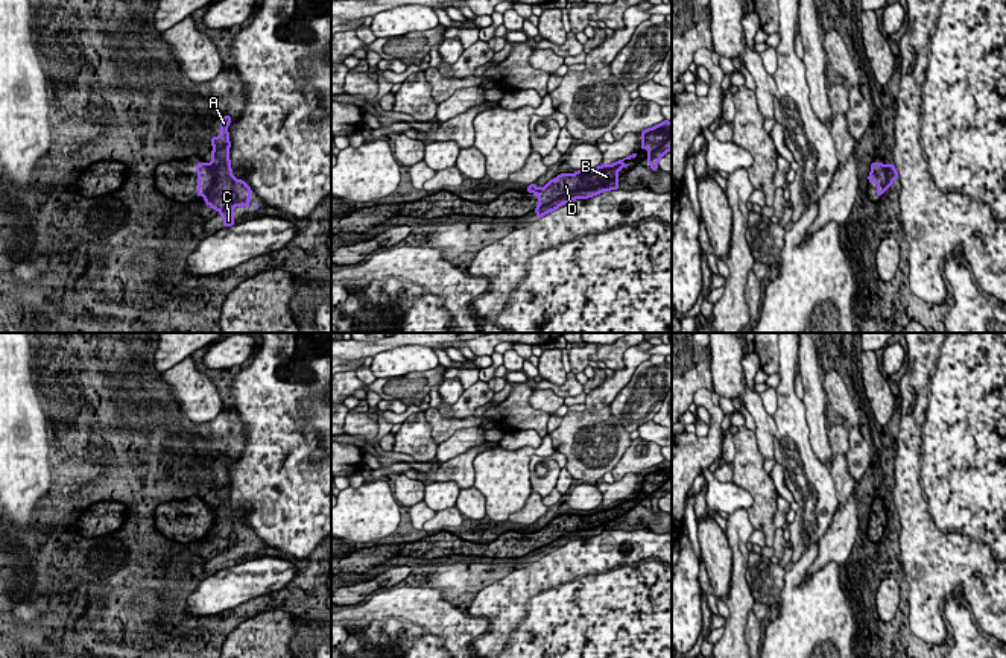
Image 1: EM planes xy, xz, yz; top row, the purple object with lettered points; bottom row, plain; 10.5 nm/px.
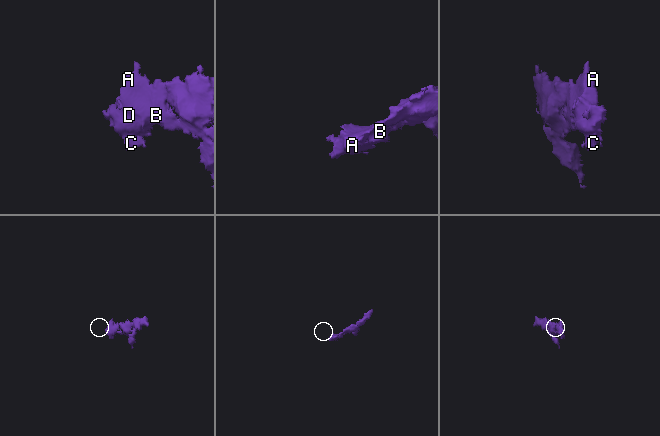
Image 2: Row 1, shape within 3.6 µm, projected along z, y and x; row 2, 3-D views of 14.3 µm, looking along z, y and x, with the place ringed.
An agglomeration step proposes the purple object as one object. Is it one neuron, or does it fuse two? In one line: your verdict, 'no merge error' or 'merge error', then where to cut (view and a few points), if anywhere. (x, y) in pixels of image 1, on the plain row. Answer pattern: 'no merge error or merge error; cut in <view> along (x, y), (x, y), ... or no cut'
no merge error; no cut

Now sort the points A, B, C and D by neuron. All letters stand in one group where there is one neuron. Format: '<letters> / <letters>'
A B C D

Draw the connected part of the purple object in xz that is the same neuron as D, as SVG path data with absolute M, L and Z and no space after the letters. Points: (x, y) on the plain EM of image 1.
M632 494L612 505L600 505L591 511L561 514L541 529L536 527L536 523L527 526L526 533L535 533L538 538L533 553L541 559L570 541L588 539L603 532L618 530L618 512L629 506L623 501L635 497L637 494Z

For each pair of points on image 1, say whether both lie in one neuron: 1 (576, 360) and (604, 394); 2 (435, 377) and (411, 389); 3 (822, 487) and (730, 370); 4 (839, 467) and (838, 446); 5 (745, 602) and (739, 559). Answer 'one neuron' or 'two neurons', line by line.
1: two neurons
2: one neuron
3: two neurons
4: two neurons
5: one neuron

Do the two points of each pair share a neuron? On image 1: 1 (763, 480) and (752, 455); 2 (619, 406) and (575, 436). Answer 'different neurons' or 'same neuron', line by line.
1: same neuron
2: different neurons

